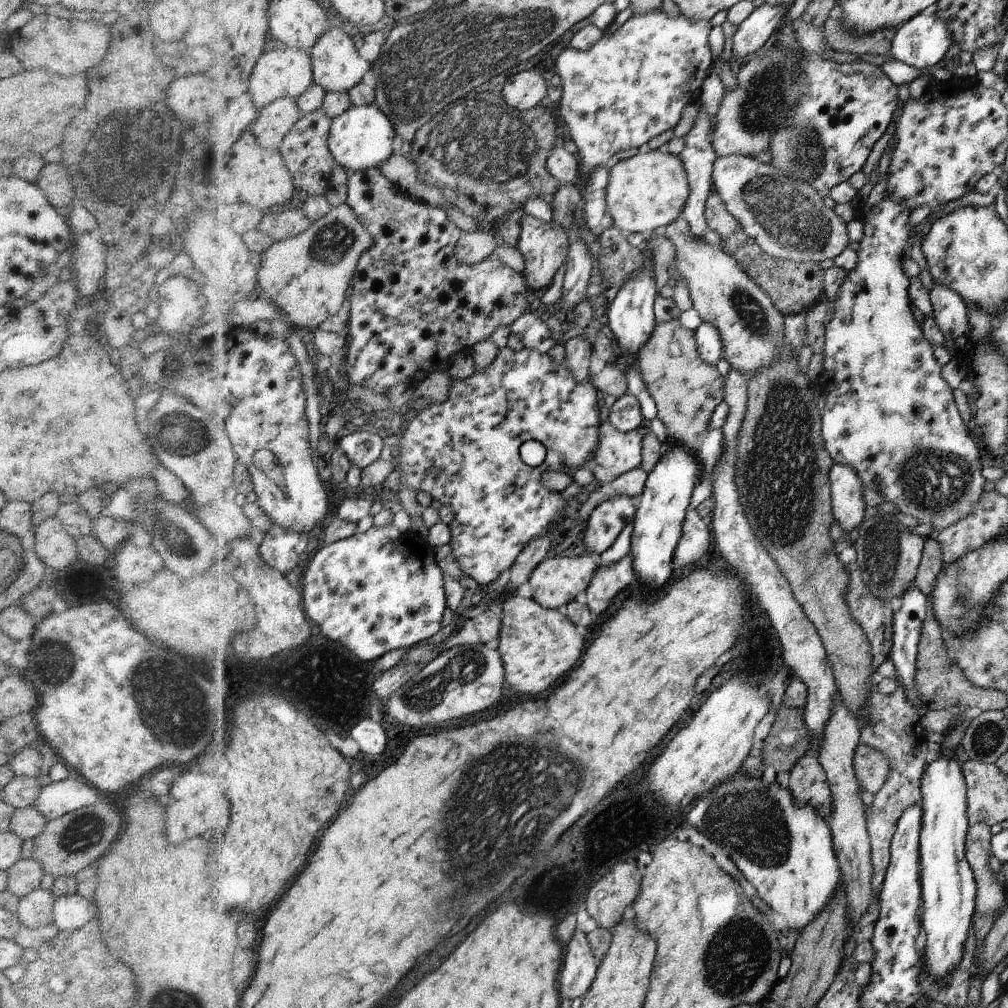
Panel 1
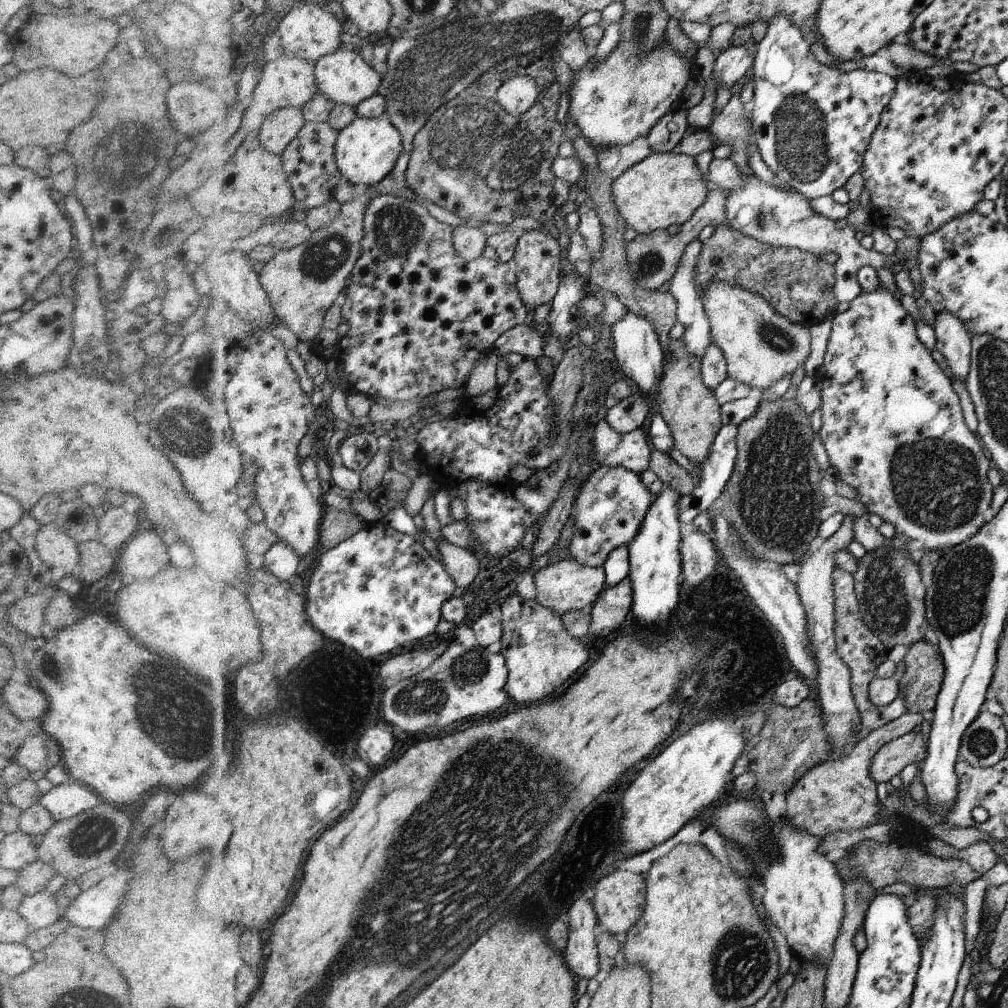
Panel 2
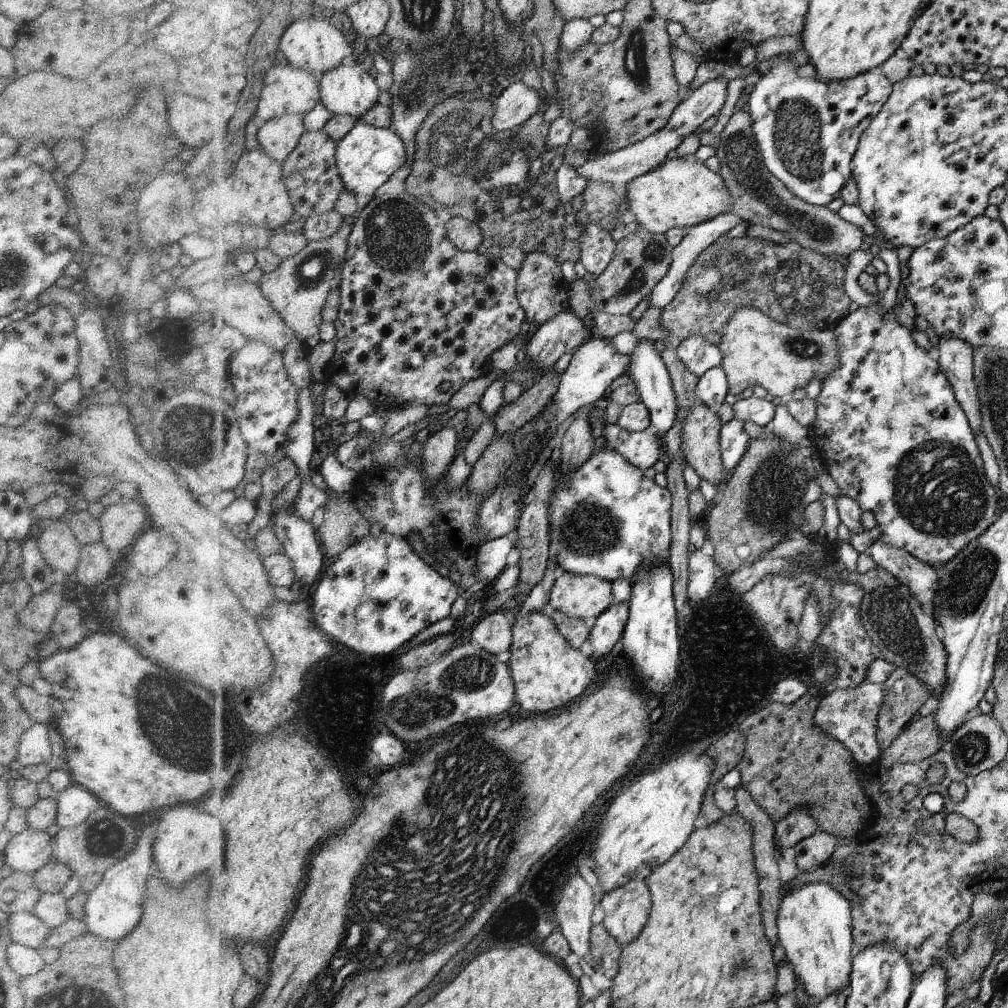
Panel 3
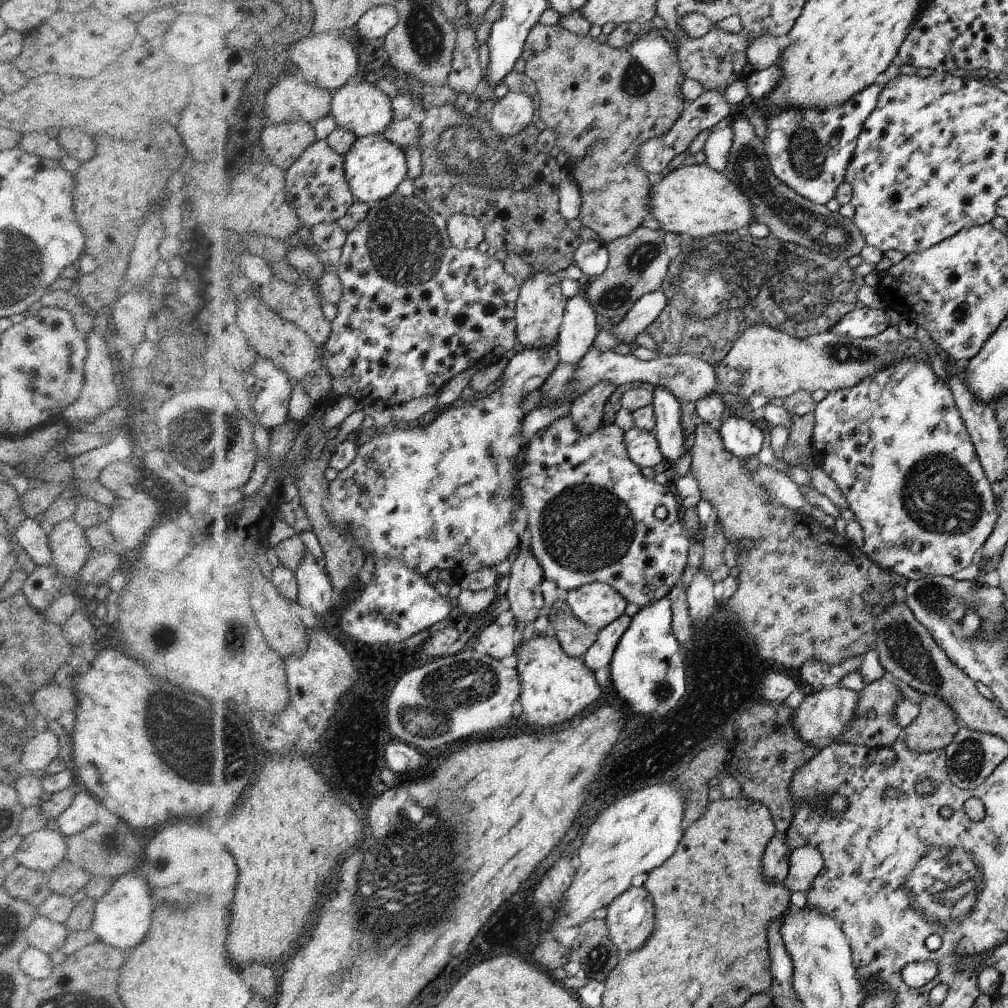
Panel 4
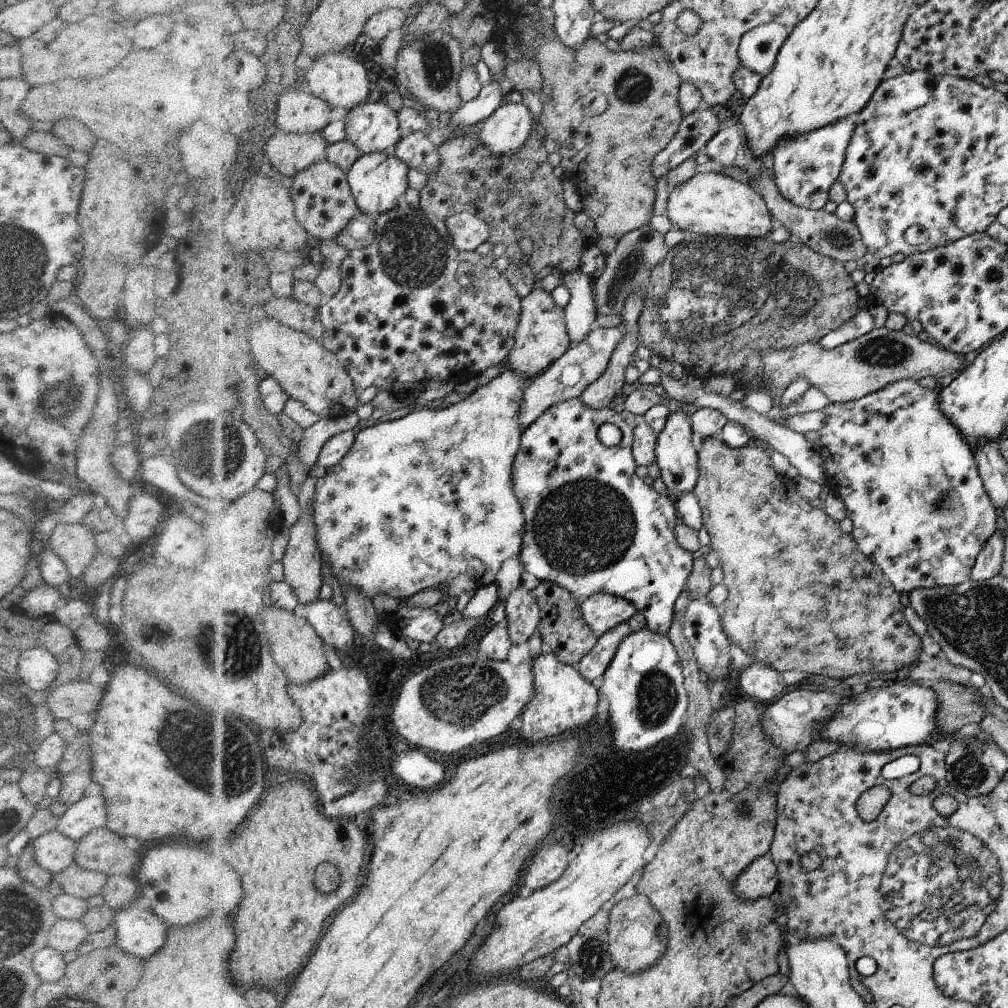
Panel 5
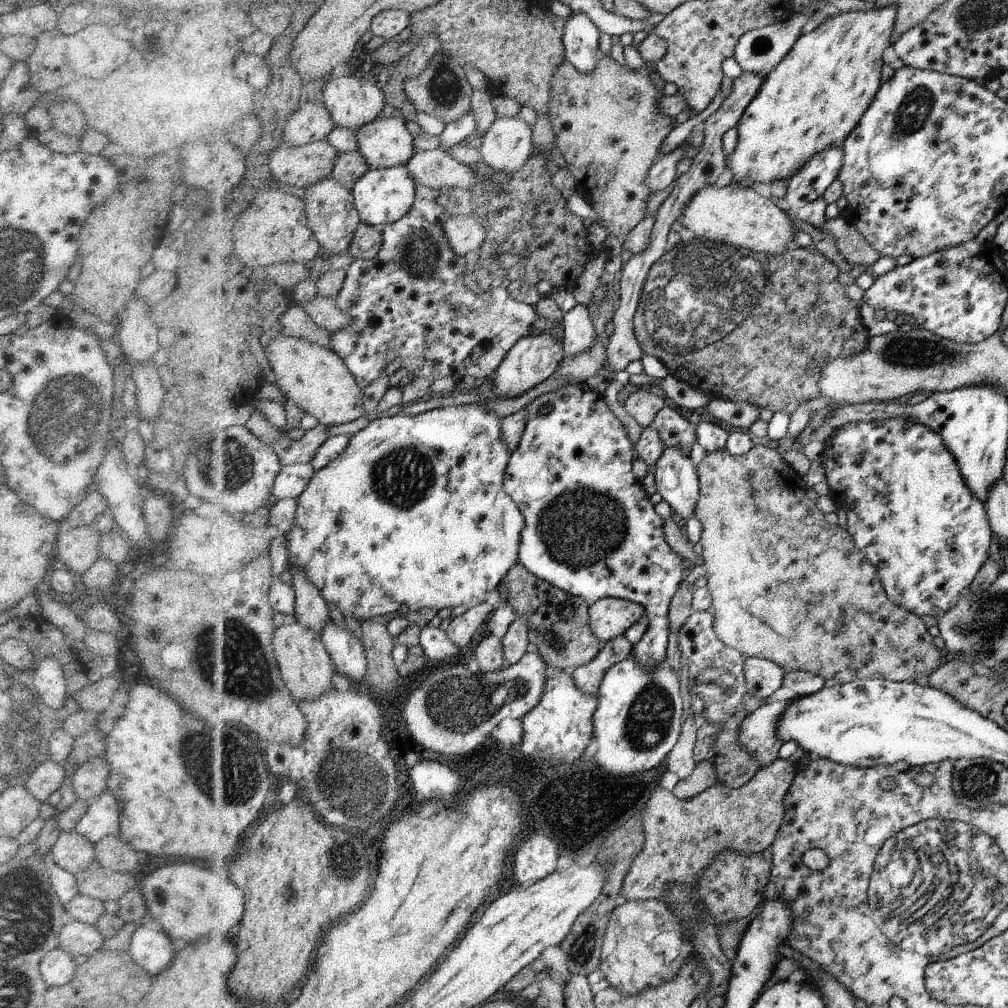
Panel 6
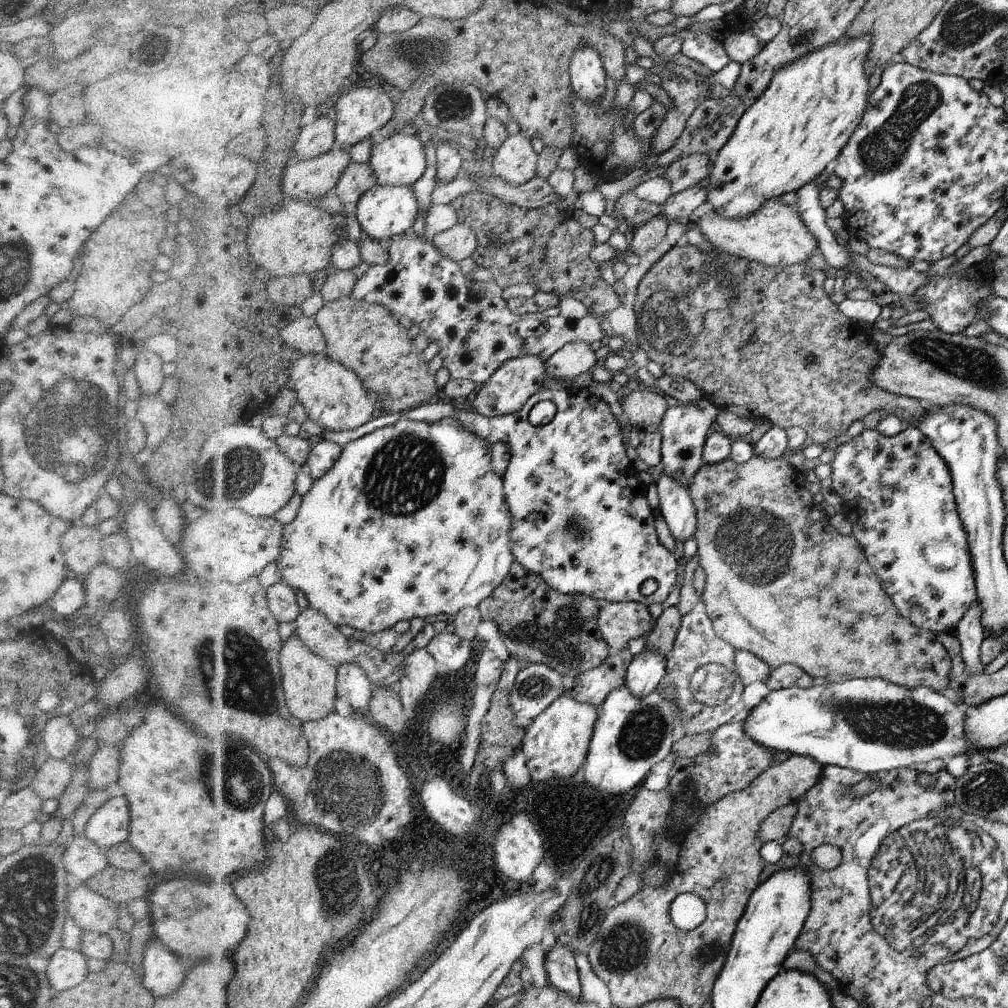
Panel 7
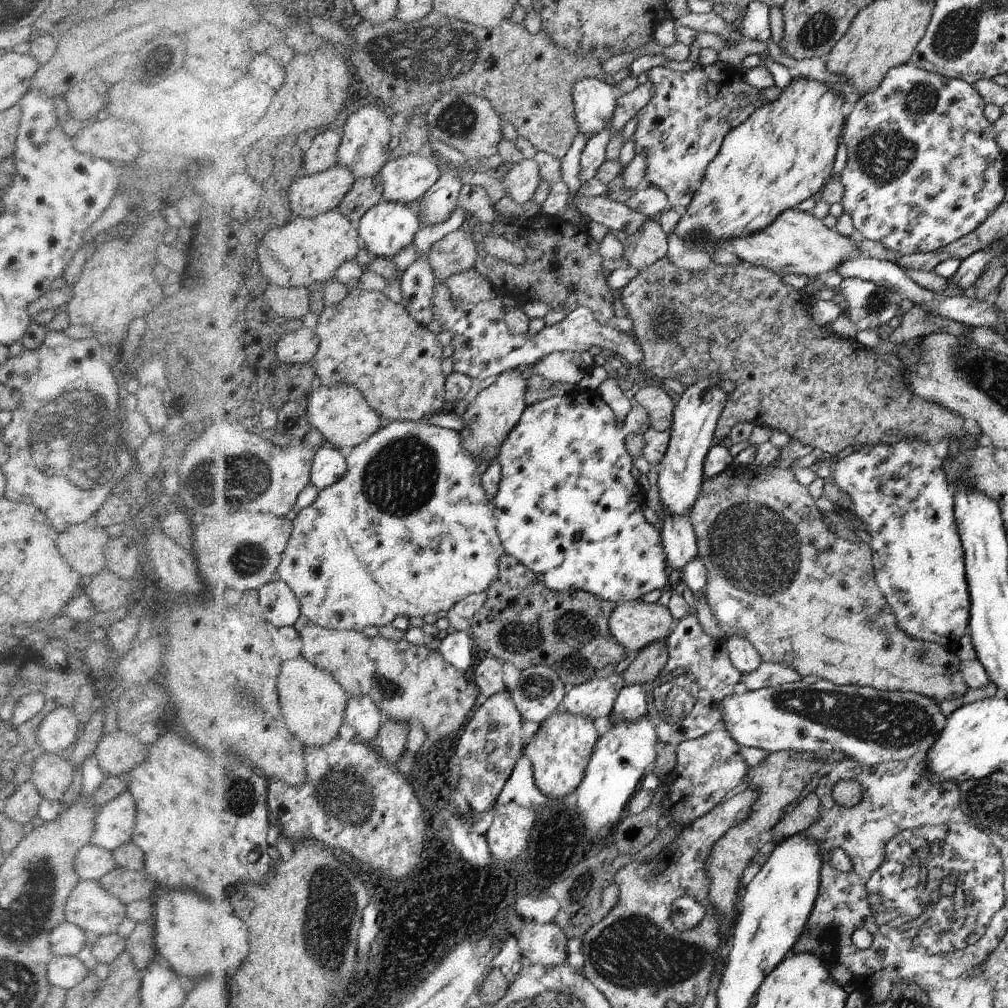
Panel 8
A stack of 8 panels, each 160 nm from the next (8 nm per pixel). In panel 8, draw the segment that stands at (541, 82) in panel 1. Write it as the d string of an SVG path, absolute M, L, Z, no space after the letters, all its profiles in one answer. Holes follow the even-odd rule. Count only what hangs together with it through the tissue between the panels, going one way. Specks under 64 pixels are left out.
M524 158L516 163L505 175L506 194L510 195L514 202L524 204L524 202L532 200L540 181L537 162L533 159Z

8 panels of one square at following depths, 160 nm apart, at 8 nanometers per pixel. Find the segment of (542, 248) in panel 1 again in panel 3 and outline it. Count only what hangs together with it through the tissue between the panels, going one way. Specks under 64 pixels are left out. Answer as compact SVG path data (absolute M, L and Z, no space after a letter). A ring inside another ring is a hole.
M530 253L526 255L521 269L517 272L522 278L517 278L518 294L522 294L522 306L525 307L526 318L529 324L527 333L540 328L564 312L567 308L569 283L562 277L561 263L557 259L544 253Z

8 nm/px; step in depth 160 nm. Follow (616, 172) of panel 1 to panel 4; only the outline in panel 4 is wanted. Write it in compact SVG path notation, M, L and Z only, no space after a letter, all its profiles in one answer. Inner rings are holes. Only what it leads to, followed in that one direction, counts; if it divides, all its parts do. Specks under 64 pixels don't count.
M706 162L688 166L681 164L664 178L653 178L649 209L664 233L678 233L690 239L744 231L754 222L750 198L729 176L711 169Z

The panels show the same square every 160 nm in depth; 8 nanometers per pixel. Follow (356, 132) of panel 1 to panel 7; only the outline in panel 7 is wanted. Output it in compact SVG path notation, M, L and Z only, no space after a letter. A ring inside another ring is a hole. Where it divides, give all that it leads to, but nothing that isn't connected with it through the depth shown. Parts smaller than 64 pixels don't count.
M378 184L370 189L359 202L356 216L363 232L368 236L377 241L392 241L394 237L412 231L412 226L418 220L418 214L420 214L420 206L418 206L418 198L416 198L412 186L382 186Z

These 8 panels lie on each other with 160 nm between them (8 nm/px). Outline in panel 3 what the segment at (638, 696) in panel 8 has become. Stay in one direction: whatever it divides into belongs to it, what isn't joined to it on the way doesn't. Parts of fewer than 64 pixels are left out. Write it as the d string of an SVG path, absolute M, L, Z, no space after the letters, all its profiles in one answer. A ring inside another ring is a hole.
M604 444L602 448L592 451L591 455L571 472L571 475L564 475L560 479L560 468L558 468L558 484L553 490L553 495L551 496L548 507L550 522L550 558L556 558L557 566L562 566L562 570L571 575L594 575L606 579L611 583L620 579L626 579L629 580L632 585L632 580L645 565L654 565L656 562L666 563L669 560L669 556L671 555L671 542L673 540L672 510L673 495L672 492L668 490L668 487L659 486L654 480L648 480L648 478L638 470L637 466L627 461L618 451Z

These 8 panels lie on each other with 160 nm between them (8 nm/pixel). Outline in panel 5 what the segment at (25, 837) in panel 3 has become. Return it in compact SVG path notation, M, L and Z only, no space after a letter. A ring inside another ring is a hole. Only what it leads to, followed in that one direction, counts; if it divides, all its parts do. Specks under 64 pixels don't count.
M56 829L31 841L34 863L48 870L53 876L74 863L78 842L64 836Z

